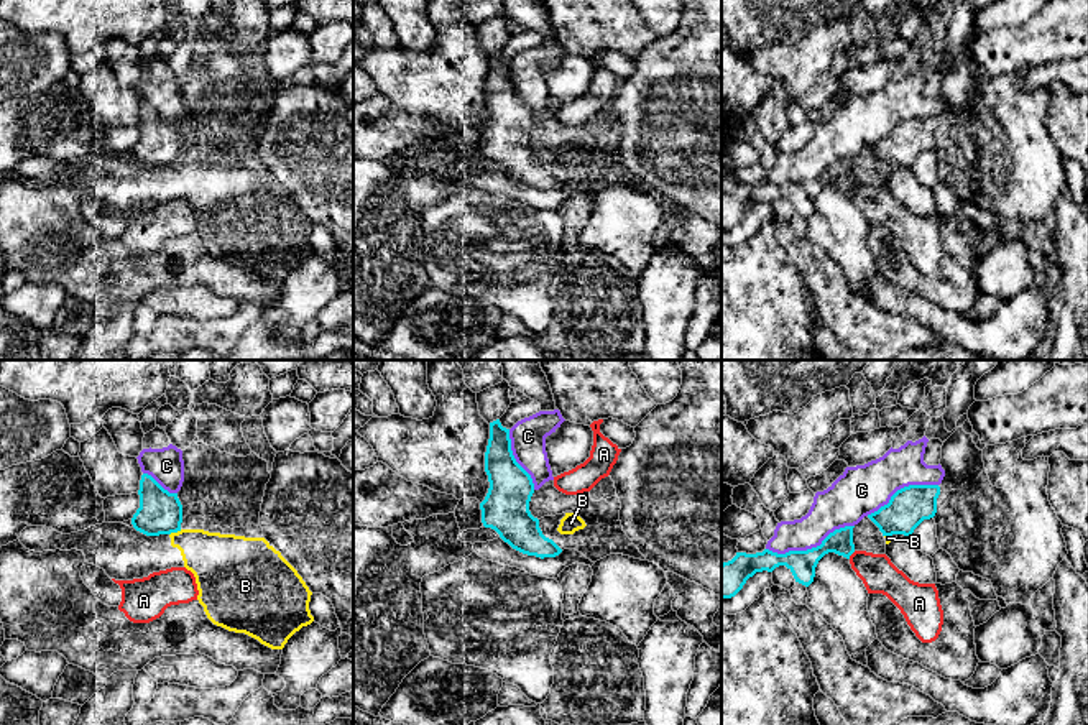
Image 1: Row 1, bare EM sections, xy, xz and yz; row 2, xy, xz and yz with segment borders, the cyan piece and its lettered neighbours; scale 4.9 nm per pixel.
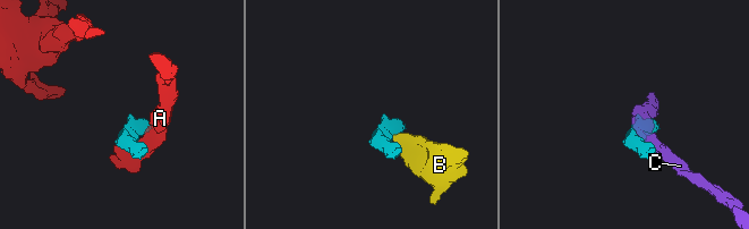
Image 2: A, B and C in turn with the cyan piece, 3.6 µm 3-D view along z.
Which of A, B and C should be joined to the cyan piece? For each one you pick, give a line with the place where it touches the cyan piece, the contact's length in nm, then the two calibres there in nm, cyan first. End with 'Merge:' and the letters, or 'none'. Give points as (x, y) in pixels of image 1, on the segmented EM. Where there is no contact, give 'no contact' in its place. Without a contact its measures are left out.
Merge: none

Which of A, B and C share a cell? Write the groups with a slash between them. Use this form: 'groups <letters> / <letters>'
groups A / B / C

